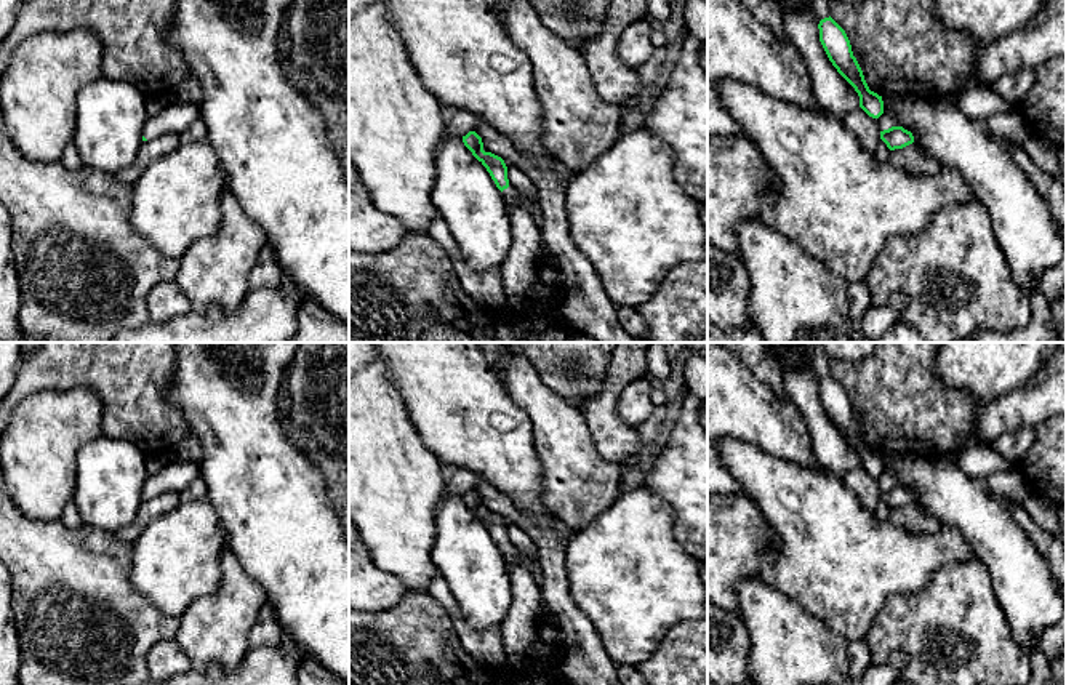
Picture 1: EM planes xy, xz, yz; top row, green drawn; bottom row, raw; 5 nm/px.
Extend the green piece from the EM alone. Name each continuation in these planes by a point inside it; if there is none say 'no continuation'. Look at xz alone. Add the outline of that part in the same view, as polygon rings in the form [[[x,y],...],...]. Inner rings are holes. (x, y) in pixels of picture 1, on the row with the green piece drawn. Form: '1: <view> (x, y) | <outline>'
1: xz (509, 194) | [[[511,186],[503,190],[503,195],[509,202],[515,202],[515,203],[519,203],[519,202],[528,202],[530,208],[531,208],[531,216],[533,216],[536,226],[541,229],[543,214],[541,214],[538,195],[533,197],[533,198],[527,198],[527,197],[520,195],[517,190],[514,190]]]

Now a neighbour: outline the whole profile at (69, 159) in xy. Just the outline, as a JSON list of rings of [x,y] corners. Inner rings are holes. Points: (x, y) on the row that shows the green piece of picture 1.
[[[69,142],[59,158],[59,162],[69,168],[69,170],[77,170],[82,166],[82,160],[78,157],[77,147],[74,142]]]

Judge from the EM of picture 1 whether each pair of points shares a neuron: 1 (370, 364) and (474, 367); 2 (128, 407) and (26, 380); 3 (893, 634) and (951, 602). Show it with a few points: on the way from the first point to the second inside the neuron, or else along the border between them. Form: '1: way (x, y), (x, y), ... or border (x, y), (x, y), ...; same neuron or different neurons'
1: border (383, 359), (386, 378), (402, 397); different neurons
2: way (103, 381), (96, 375), (52, 375); same neuron
3: way (908, 624), (929, 624), (937, 616); same neuron

